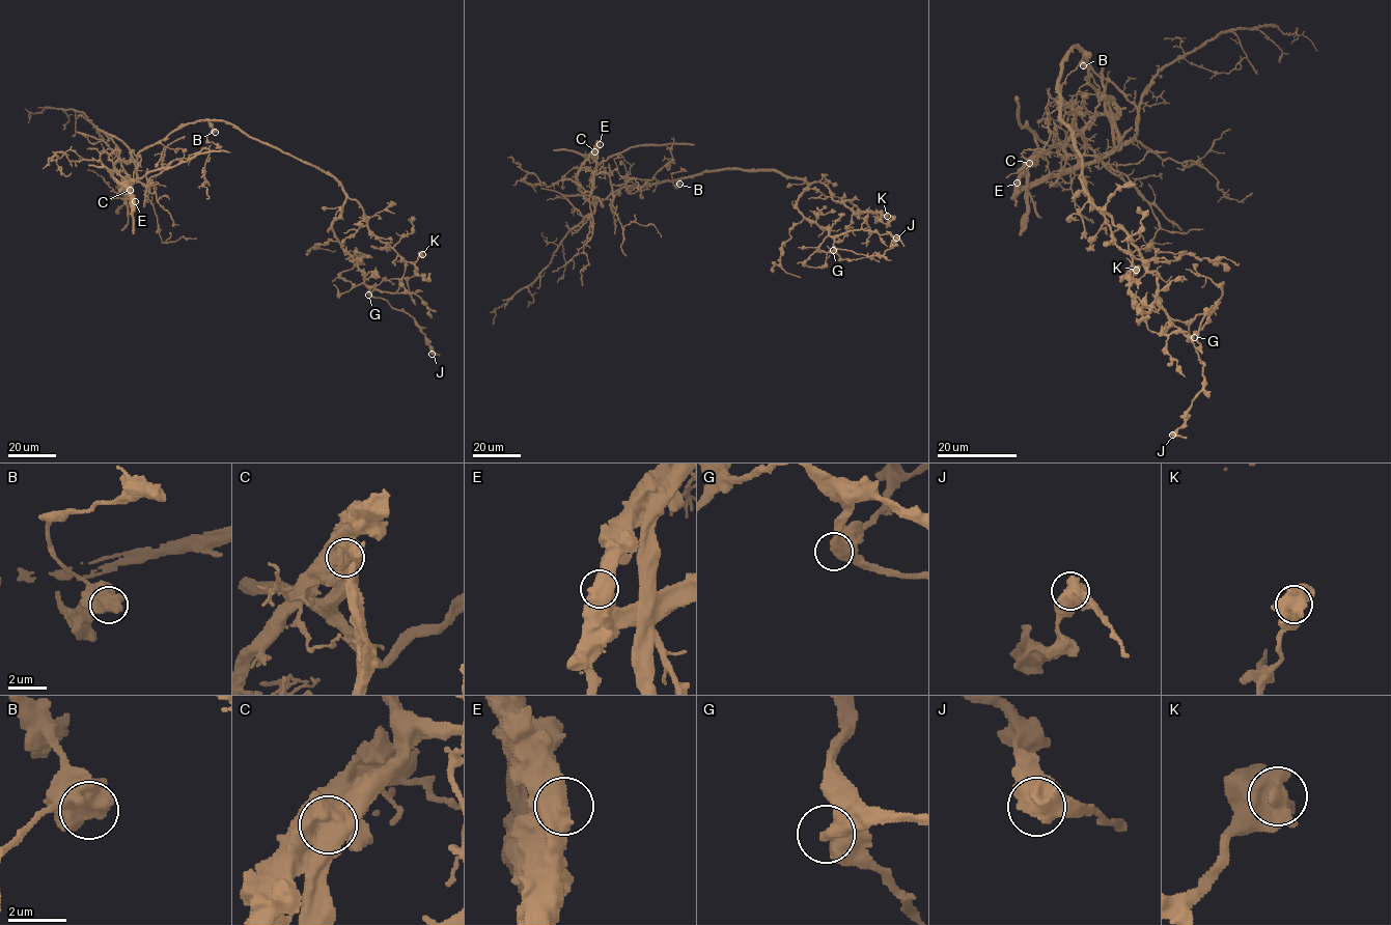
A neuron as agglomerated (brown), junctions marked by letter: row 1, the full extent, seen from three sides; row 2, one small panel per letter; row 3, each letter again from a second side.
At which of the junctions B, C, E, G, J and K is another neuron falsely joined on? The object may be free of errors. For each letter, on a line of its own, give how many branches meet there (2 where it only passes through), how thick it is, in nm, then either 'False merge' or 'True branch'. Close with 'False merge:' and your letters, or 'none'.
B: Branches: 1. Thickness 1000 nm. True branch
C: Branches: 1. Thickness 1300 nm. False merge
E: Branches: 1. Thickness 1000 nm. True branch
G: Branches: 1. Thickness 700 nm. True branch
J: Branches: 1. Thickness 1050 nm. True branch
K: Branches: 2. Thickness 800 nm. True branch
False merge: C

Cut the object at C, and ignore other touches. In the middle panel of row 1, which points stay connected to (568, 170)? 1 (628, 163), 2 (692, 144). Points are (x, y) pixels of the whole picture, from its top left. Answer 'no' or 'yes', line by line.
1: yes
2: no

